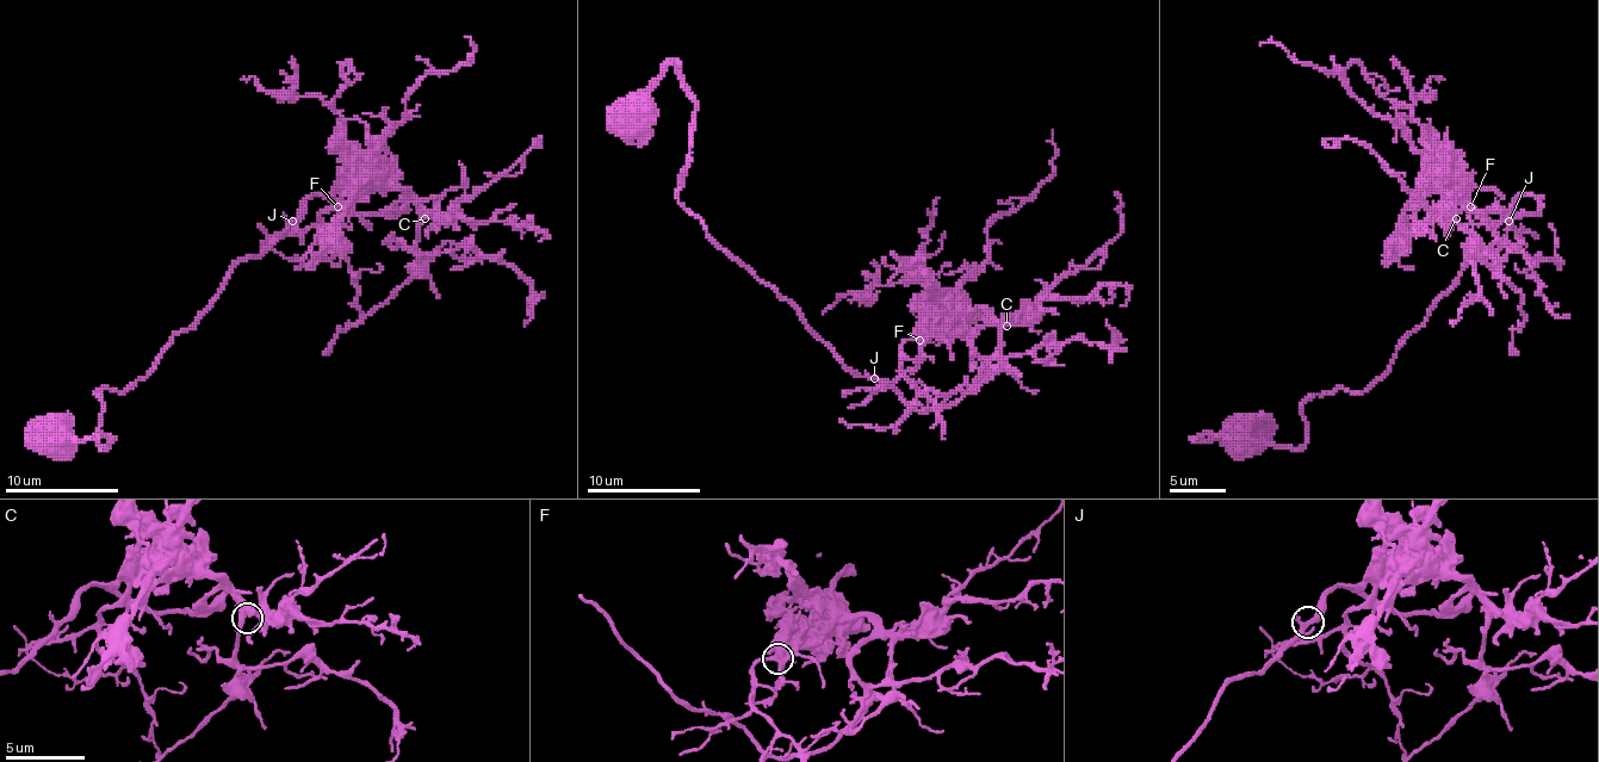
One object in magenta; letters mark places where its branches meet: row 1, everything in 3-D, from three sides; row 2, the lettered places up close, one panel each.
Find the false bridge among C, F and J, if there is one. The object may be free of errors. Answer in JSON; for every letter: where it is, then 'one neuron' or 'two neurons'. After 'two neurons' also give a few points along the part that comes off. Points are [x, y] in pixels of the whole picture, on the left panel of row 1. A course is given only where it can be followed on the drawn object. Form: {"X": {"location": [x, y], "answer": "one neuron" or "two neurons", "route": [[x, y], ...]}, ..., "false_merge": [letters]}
{"C": {"location": [425, 218], "answer": "one neuron"}, "F": {"location": [338, 206], "answer": "one neuron"}, "J": {"location": [292, 221], "answer": "one neuron"}, "false_merge": []}

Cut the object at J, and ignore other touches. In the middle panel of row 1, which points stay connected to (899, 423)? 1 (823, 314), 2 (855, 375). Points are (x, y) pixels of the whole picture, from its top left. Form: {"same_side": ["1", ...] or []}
{"same_side": ["1"]}

